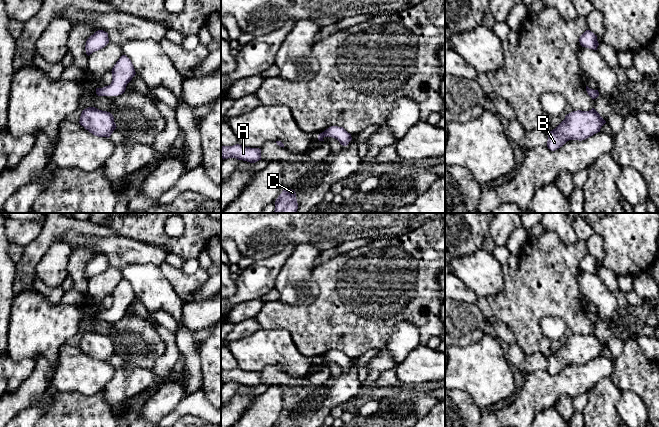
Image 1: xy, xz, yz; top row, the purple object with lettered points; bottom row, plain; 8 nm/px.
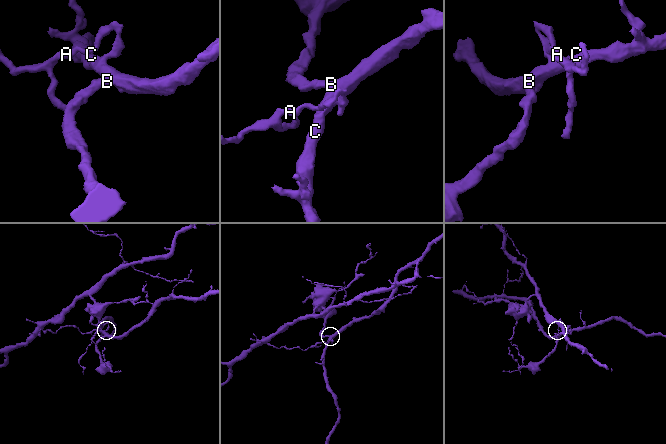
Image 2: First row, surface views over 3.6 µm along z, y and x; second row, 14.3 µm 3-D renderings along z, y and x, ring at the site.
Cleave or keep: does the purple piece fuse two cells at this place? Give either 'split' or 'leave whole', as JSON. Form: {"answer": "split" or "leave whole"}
{"answer": "split"}

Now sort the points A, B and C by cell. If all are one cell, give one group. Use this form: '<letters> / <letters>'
A / B C

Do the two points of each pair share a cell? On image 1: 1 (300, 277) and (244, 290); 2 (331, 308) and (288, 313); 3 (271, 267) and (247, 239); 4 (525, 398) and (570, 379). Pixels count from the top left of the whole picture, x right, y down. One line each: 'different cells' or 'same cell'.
1: different cells
2: same cell
3: different cells
4: same cell

